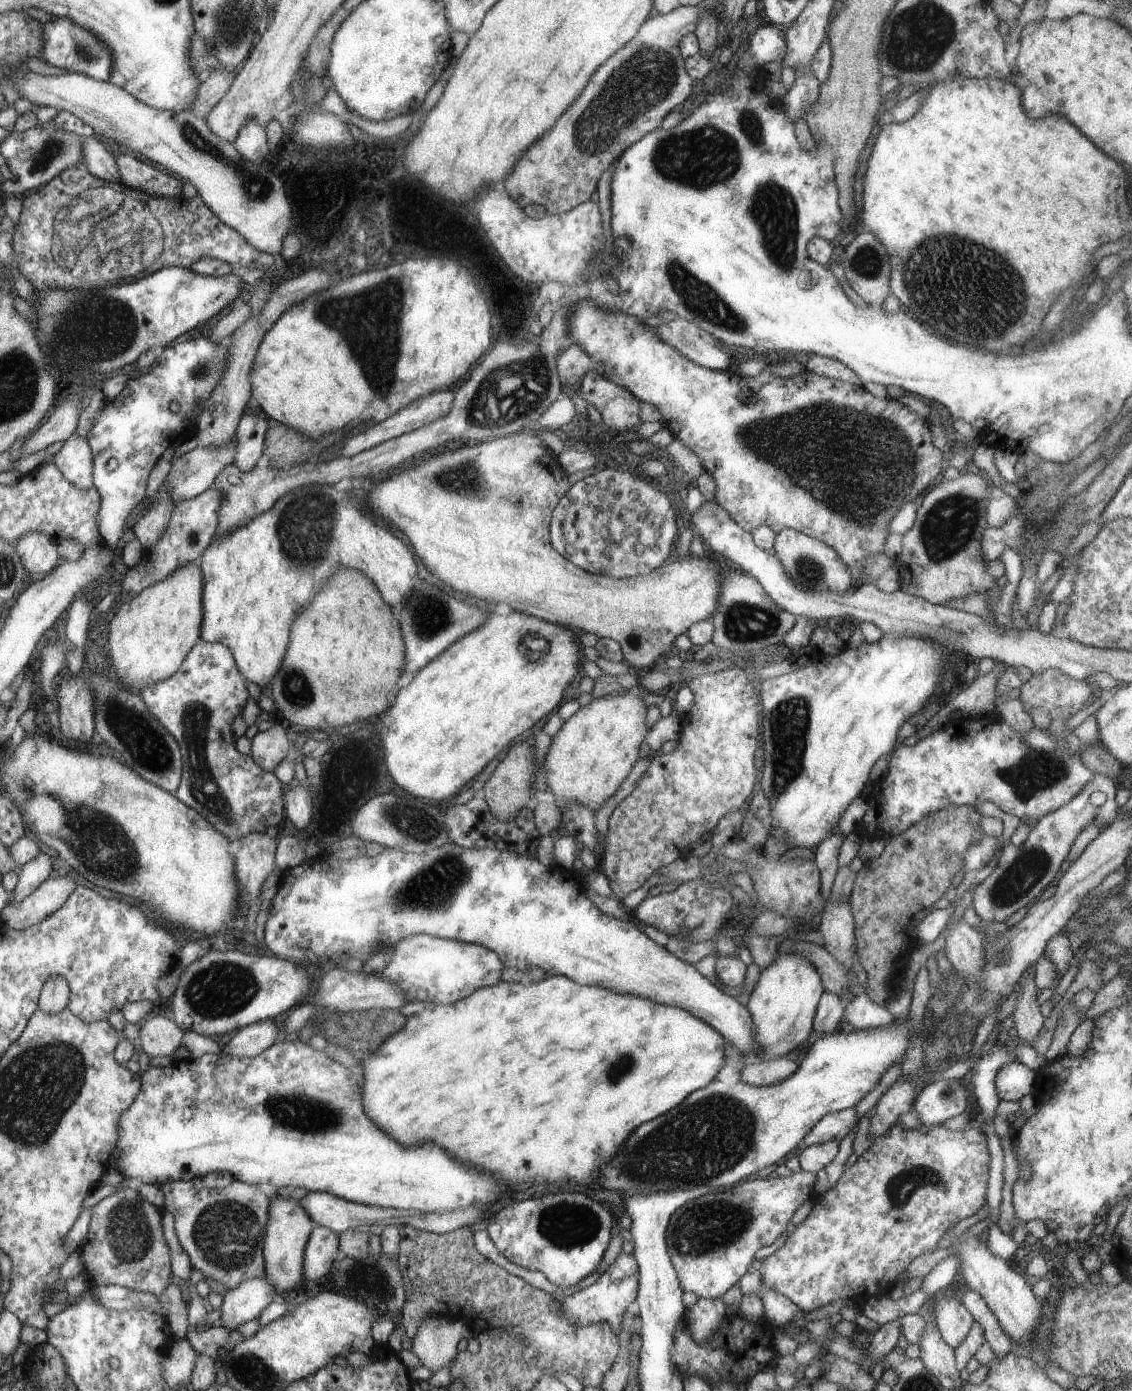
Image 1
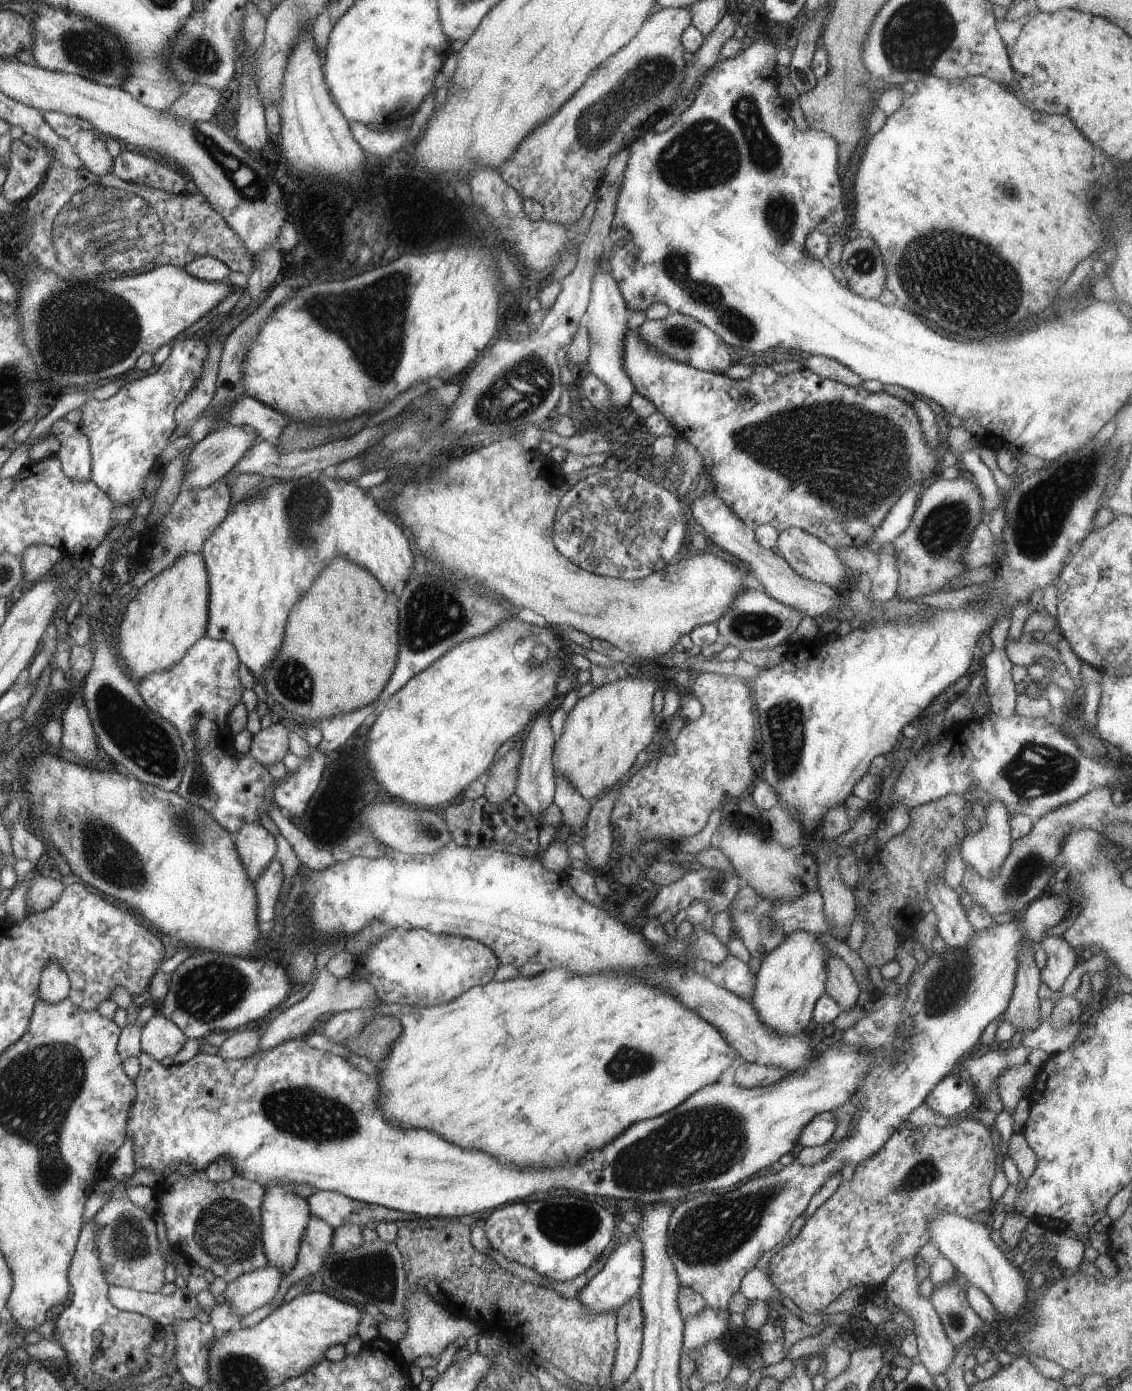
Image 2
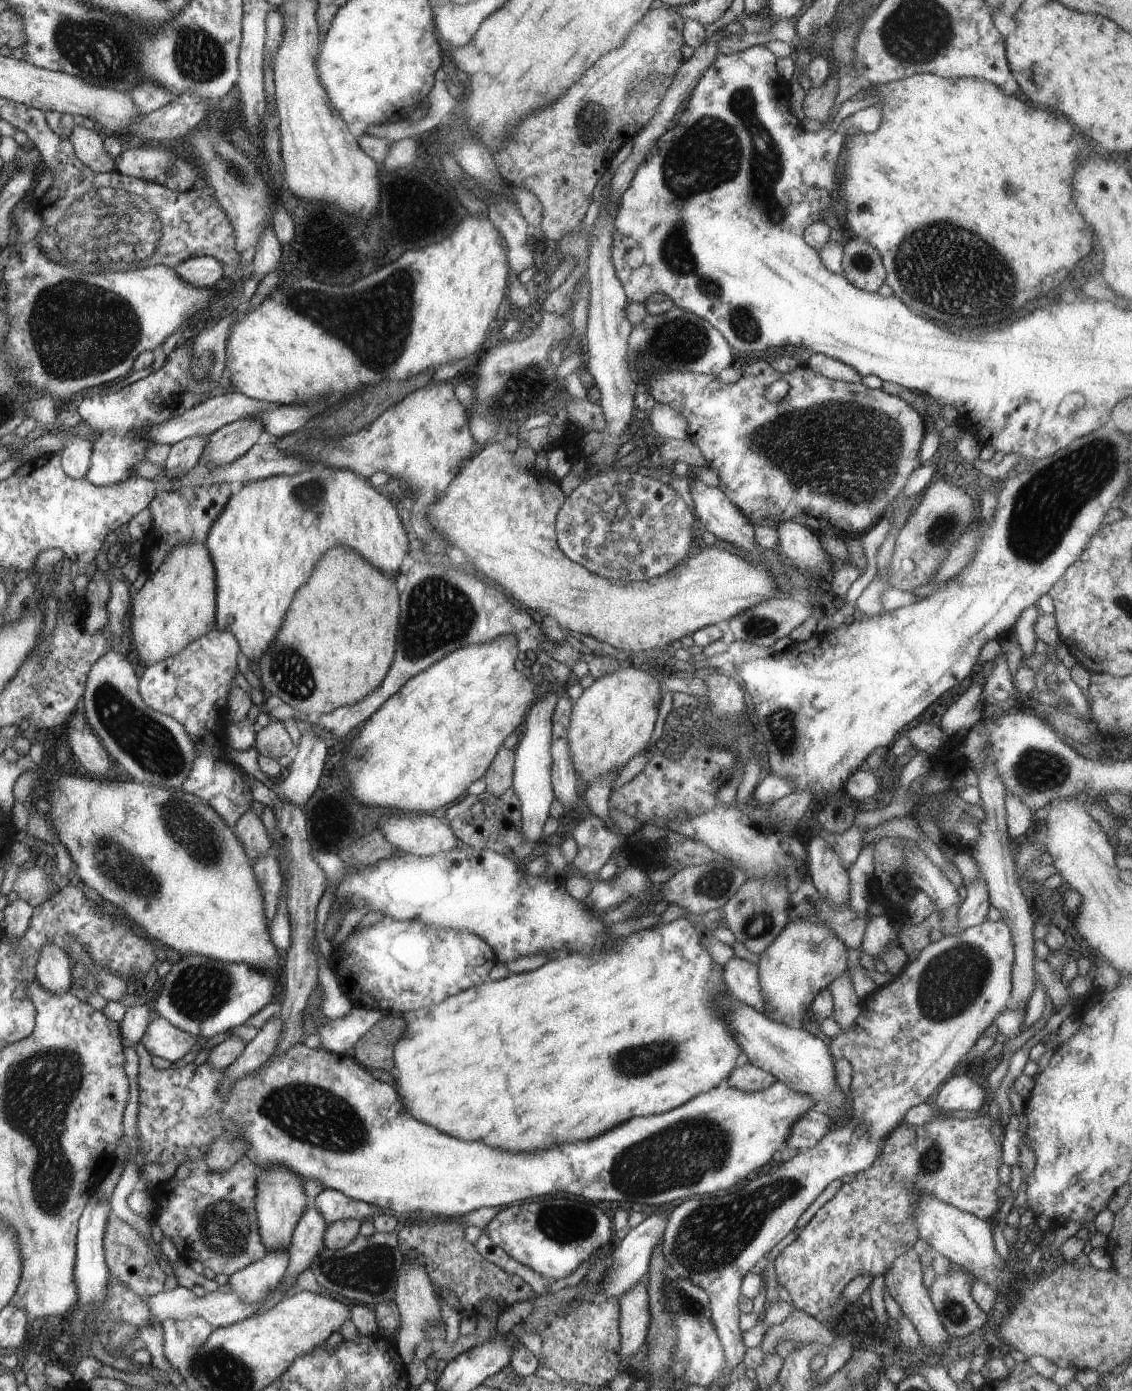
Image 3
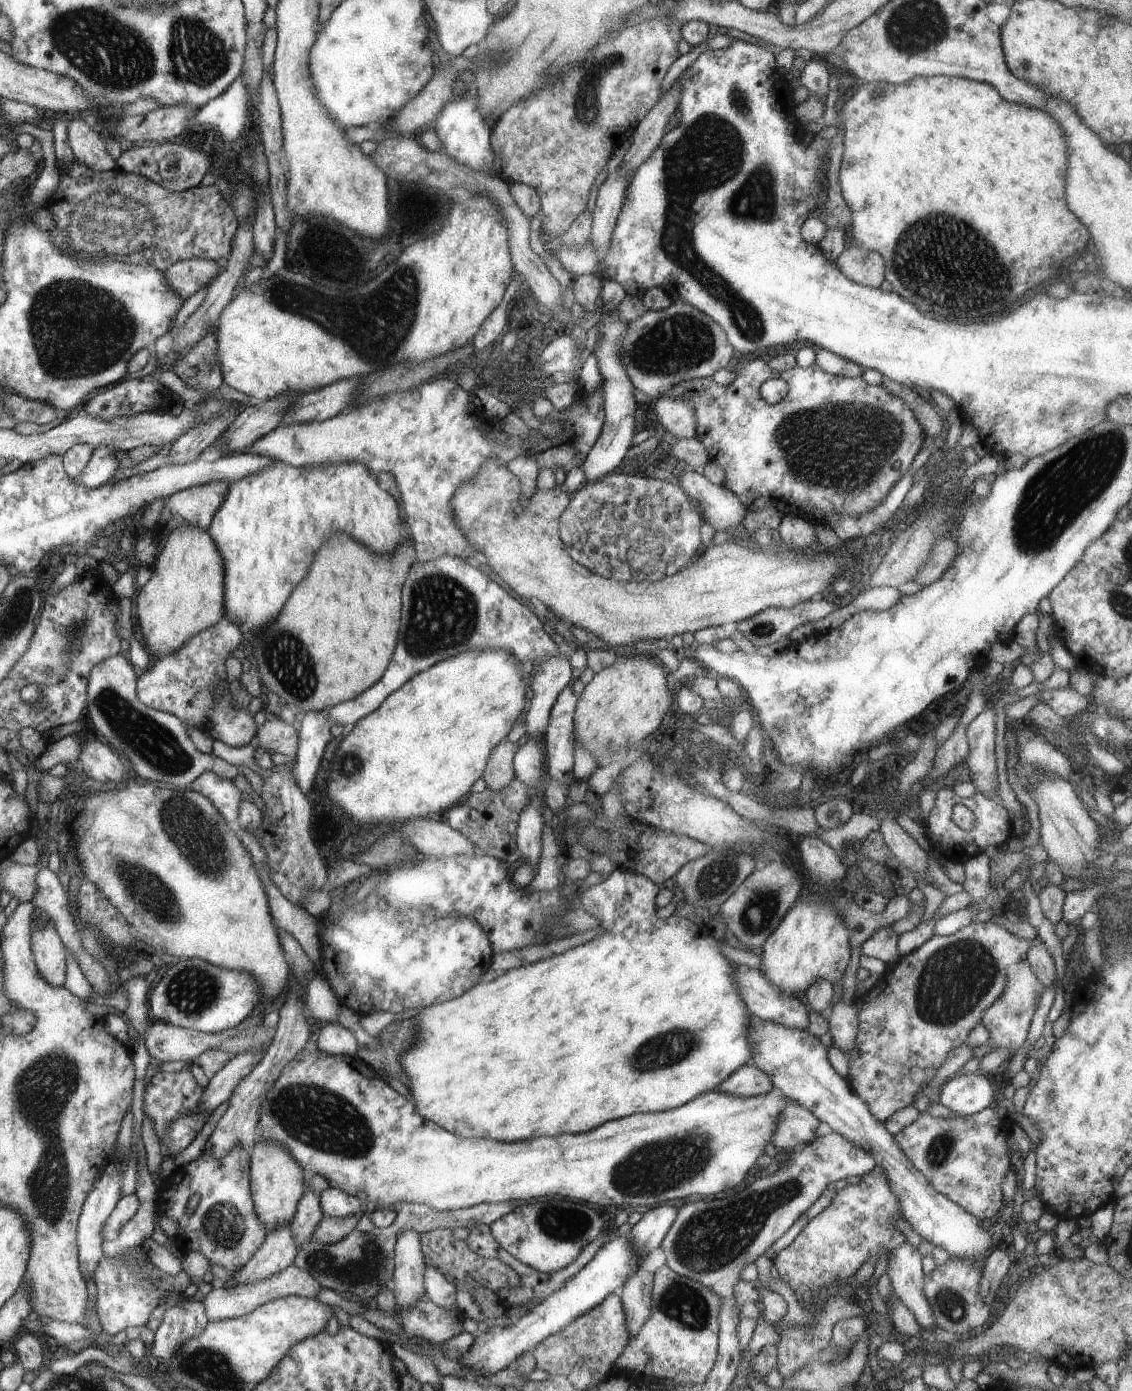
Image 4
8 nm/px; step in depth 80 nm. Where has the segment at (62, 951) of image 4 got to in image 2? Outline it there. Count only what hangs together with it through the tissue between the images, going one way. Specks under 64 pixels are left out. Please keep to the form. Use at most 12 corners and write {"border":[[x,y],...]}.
{"border":[[49,961],[40,998],[55,1005],[70,997],[71,979]]}

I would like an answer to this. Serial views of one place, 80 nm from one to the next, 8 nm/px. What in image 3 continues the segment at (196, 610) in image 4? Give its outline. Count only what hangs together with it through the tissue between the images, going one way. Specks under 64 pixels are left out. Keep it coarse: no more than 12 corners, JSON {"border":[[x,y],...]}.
{"border":[[204,543],[175,546],[132,596],[130,659],[147,669],[216,626]]}

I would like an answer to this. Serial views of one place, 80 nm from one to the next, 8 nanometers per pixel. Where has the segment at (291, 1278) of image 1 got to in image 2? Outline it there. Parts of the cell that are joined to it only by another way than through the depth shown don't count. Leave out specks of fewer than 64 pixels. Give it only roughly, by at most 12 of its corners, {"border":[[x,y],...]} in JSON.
{"border":[[273,1185],[262,1206],[269,1264],[288,1277],[311,1216],[306,1199]]}

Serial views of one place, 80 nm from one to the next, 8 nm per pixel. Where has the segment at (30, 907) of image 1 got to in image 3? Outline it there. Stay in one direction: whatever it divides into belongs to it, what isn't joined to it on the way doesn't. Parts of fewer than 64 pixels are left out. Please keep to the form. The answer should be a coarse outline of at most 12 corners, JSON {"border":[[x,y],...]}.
{"border":[[36,865],[18,874],[18,898],[37,907],[51,897],[50,870]]}

